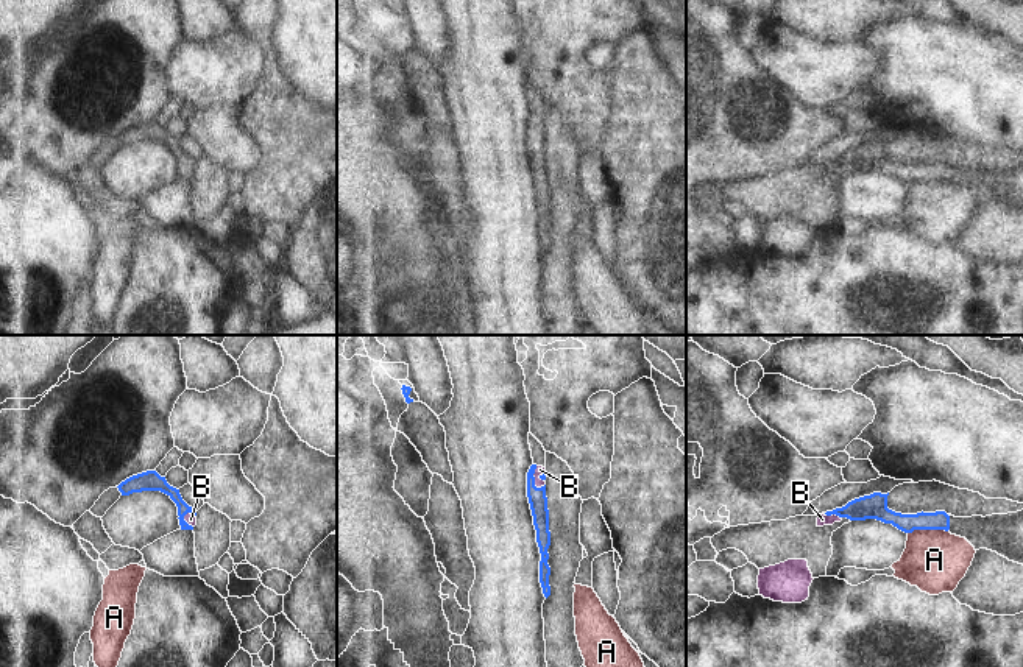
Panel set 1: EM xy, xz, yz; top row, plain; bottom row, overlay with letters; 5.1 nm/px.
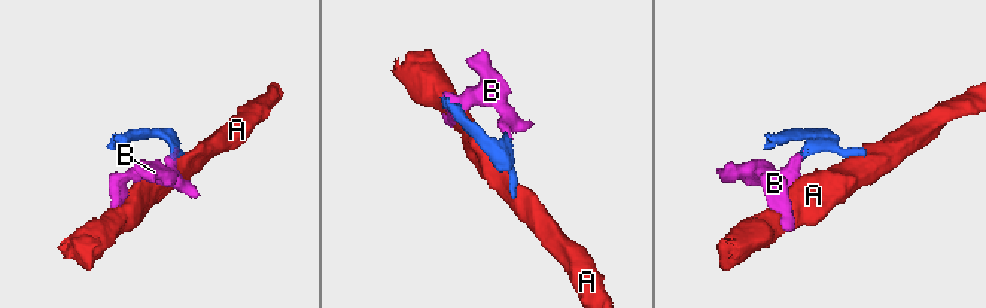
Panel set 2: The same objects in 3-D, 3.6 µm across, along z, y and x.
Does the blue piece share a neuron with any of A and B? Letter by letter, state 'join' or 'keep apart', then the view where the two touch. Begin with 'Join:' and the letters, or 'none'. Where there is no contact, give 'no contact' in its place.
Join: B
A: keep apart; contact in yz
B: join; contact in xz

